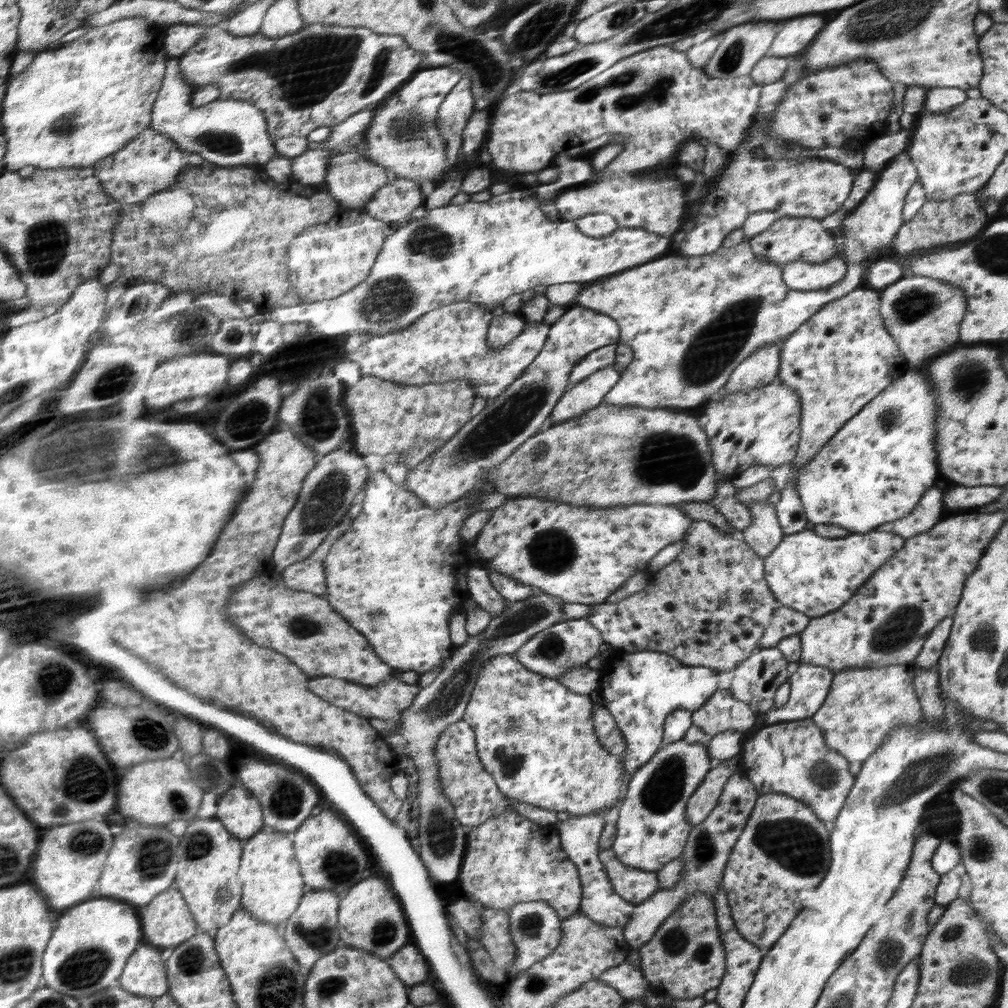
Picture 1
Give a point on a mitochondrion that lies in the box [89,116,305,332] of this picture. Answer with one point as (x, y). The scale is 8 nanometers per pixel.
(225, 142)

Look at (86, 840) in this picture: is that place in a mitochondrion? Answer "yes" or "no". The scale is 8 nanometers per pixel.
yes

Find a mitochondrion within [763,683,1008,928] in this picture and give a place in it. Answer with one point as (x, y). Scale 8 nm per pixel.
(919, 778)

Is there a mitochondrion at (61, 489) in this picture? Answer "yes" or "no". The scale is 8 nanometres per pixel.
yes

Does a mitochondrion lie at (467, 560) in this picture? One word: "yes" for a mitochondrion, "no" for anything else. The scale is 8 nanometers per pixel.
no

